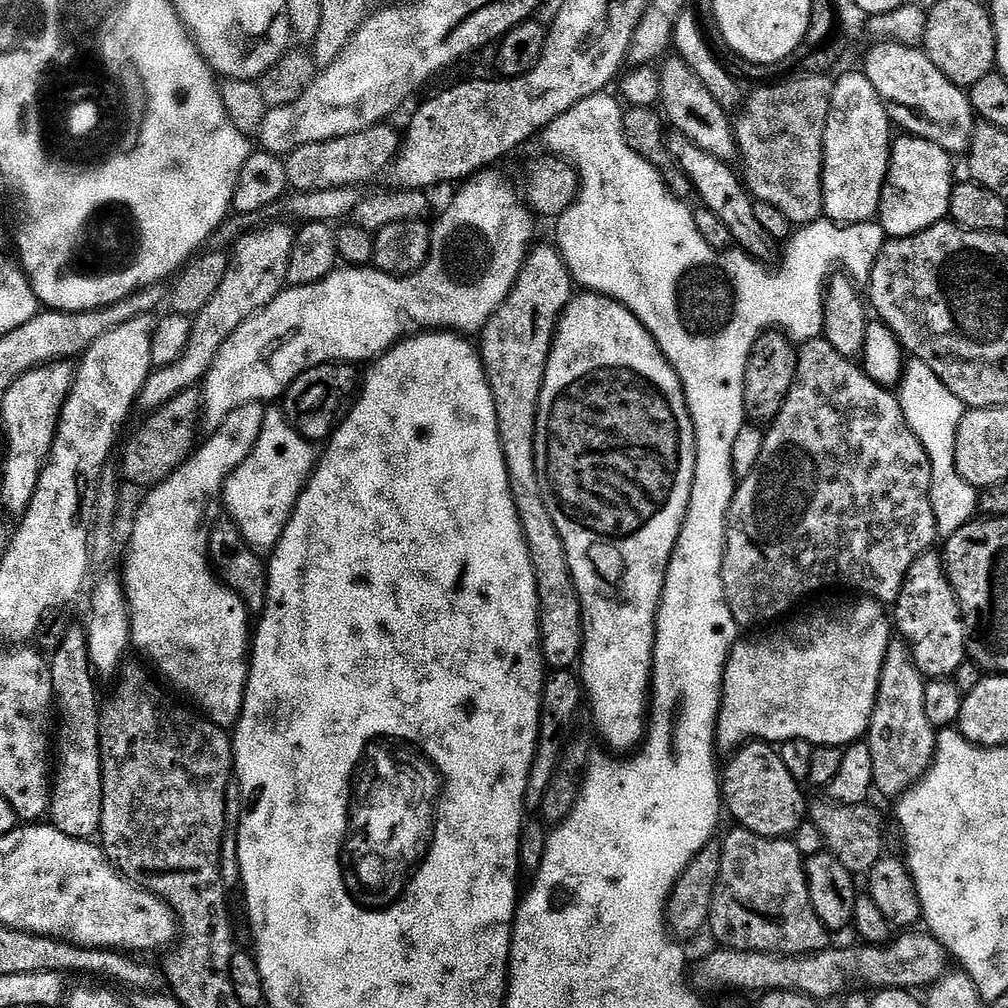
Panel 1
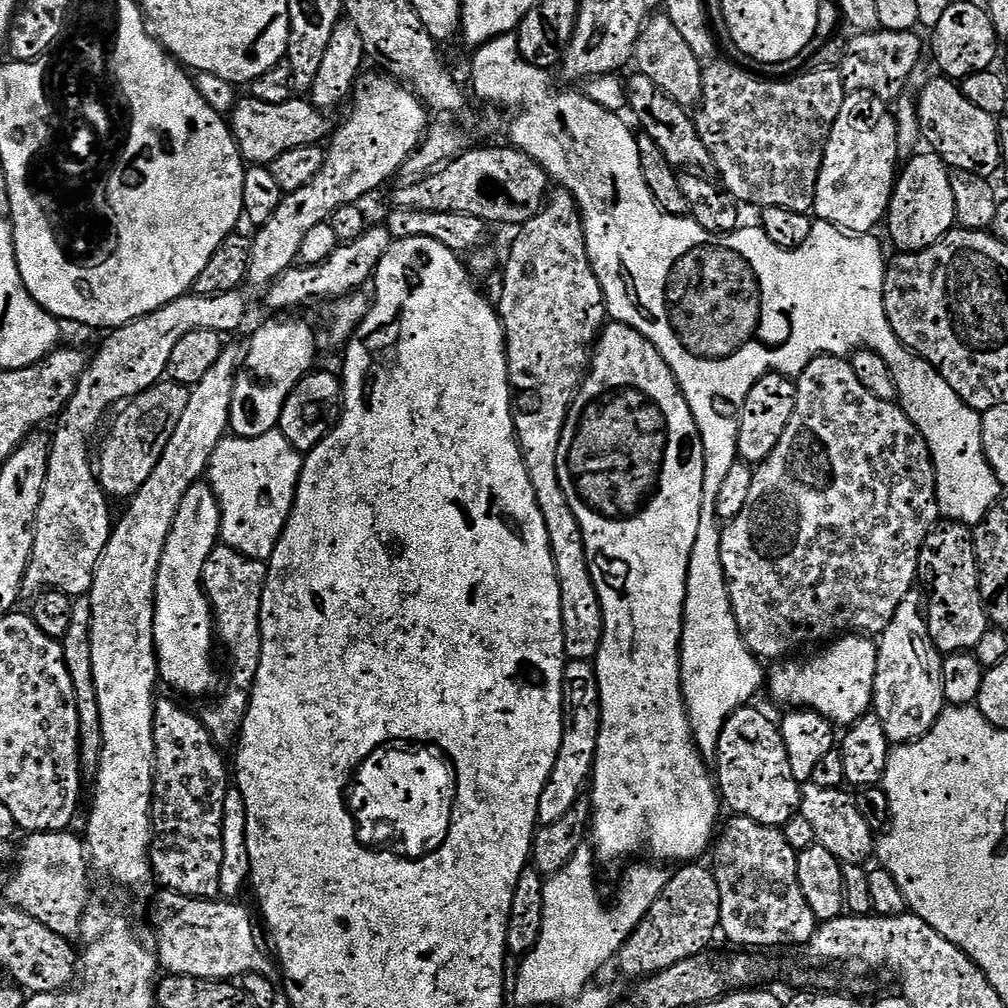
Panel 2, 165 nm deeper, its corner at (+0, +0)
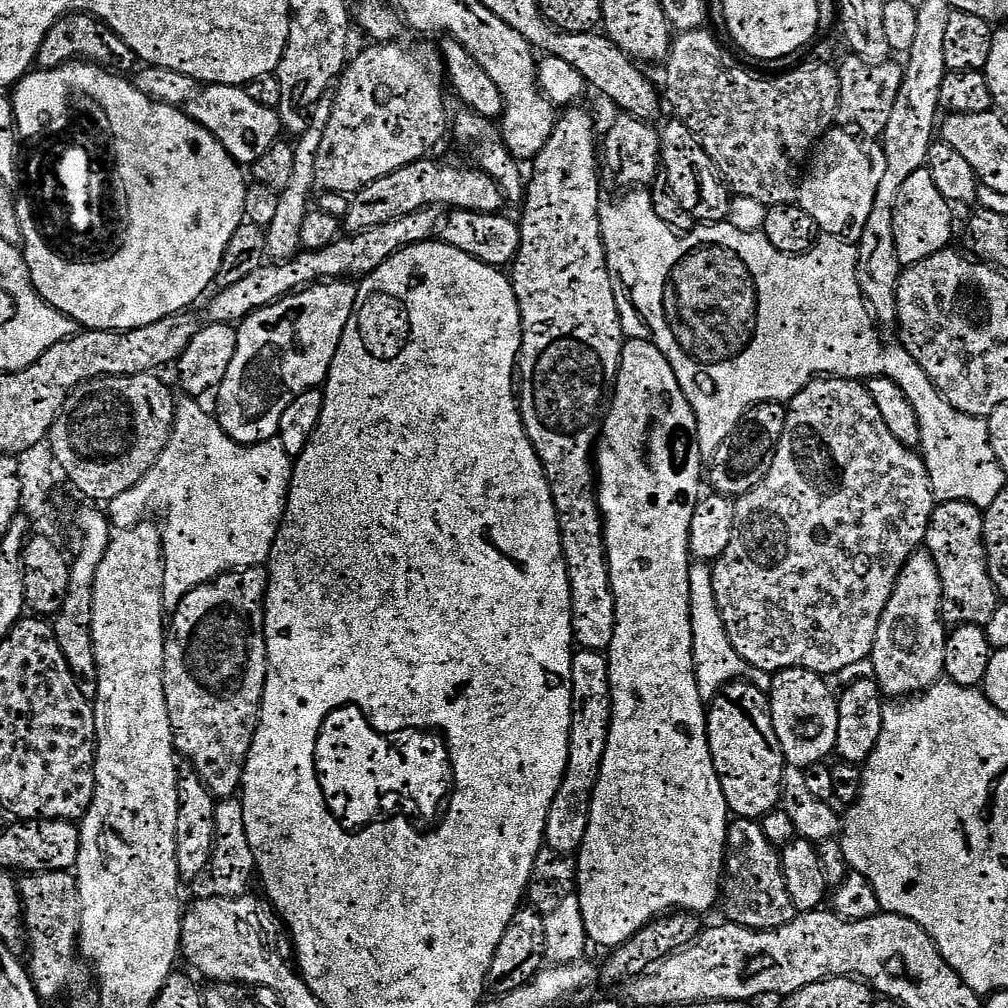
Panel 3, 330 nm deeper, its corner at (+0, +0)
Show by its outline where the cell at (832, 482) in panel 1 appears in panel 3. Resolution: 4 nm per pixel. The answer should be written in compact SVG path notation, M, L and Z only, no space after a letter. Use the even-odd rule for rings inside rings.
M817 378L791 400L787 410L786 430L782 434L774 466L770 466L770 474L766 474L764 481L754 490L736 500L734 538L730 538L730 546L712 568L714 594L718 598L718 610L722 614L726 634L730 634L734 650L738 650L748 668L773 674L787 668L805 668L819 676L832 678L835 672L844 672L863 660L865 663L871 657L882 614L890 602L892 591L896 589L896 579L900 577L900 571L909 558L925 543L928 524L932 521L932 512L938 501L932 493L930 474L924 465L923 455L902 446L902 442L898 442L894 434L890 434L886 422L882 422L882 414L878 414L878 406L874 406L874 398L870 398L867 387L861 381Z

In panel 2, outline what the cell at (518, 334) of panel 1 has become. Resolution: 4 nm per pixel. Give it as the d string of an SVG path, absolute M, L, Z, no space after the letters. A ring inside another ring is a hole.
M564 198L565 200L549 199L544 207L534 218L530 218L525 224L519 225L516 241L512 244L512 249L508 252L508 265L504 268L504 289L500 292L500 304L498 300L498 311L500 318L504 322L504 345L508 355L508 383L512 386L512 421L516 427L516 441L520 443L520 450L524 453L524 465L530 476L530 486L534 488L534 498L537 499L538 510L542 512L542 518L546 524L546 534L550 540L550 550L554 558L556 567L556 577L560 587L560 598L562 608L562 642L564 643L564 654L568 660L595 661L596 651L602 642L602 630L604 629L604 619L602 618L602 606L598 602L598 594L594 590L594 582L590 578L590 570L586 562L586 552L582 542L582 534L578 526L578 520L574 518L574 512L570 510L570 504L566 502L566 496L562 494L562 488L558 482L558 468L556 466L556 451L560 434L564 429L564 423L568 417L568 408L572 404L572 398L576 395L576 389L580 387L581 380L584 379L590 363L590 349L595 345L608 316L608 305L604 302L602 286L592 269L592 263L586 250L584 241L584 223L580 220L580 208L575 200Z

